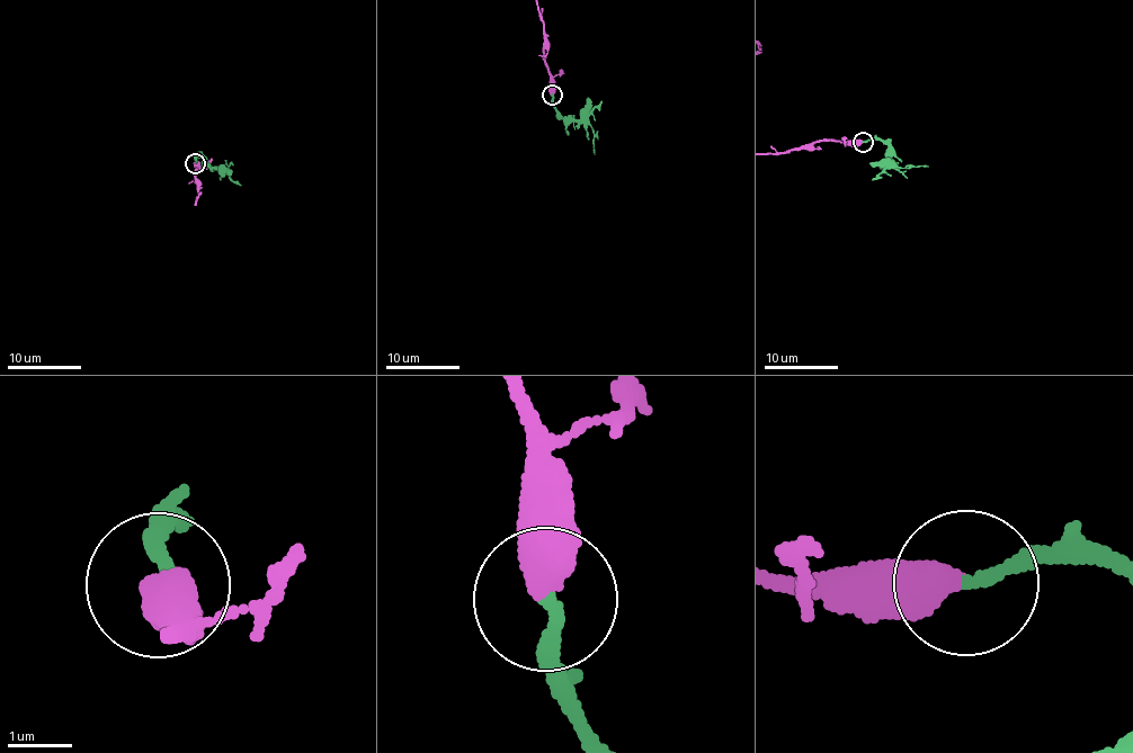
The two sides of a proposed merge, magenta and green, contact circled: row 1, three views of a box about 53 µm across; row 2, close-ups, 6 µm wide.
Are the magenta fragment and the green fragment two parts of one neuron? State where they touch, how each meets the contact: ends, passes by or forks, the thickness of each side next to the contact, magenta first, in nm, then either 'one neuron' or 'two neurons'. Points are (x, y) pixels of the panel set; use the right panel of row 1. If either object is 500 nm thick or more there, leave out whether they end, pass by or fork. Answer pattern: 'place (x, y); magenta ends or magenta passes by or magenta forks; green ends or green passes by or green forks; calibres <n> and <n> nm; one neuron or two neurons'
place (863, 142); calibres 500 and 200 nm; one neuron

